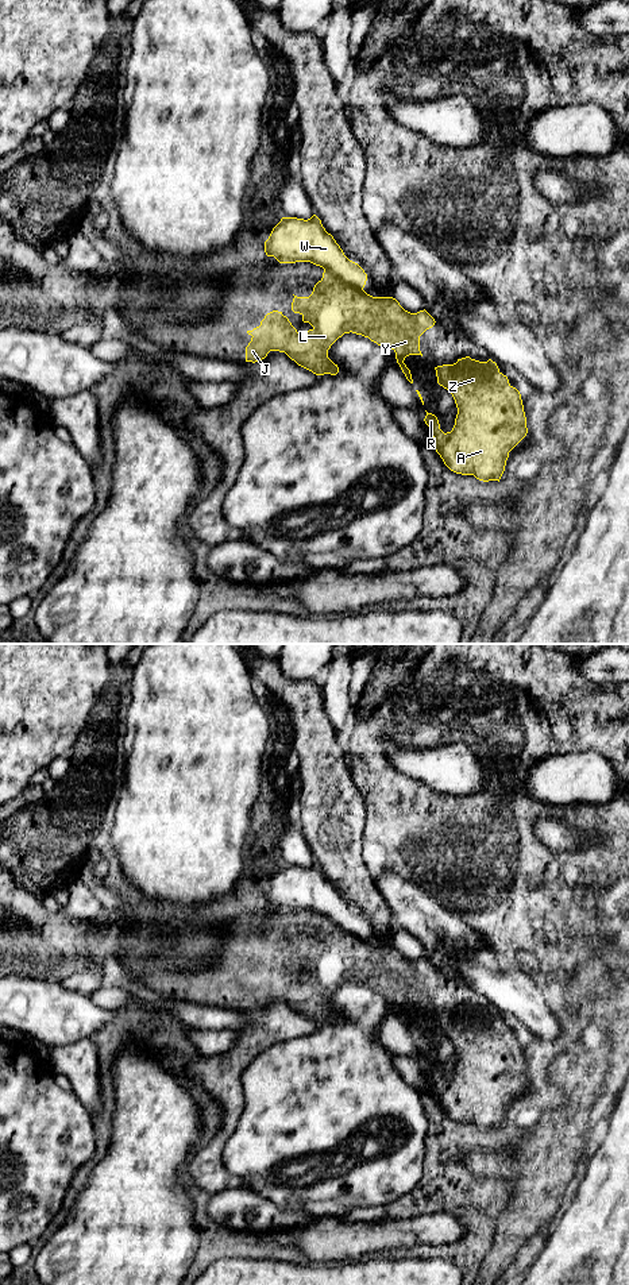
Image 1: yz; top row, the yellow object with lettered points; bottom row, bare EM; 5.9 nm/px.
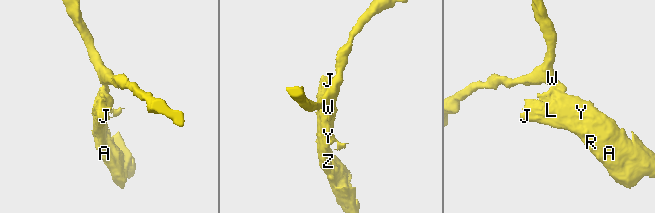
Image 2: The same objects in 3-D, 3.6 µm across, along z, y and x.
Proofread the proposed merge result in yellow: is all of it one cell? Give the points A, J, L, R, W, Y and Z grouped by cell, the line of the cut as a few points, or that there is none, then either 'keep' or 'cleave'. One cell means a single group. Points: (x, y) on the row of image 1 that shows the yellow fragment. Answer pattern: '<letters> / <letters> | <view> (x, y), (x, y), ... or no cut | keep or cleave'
A J L R Y Z / W | yz (324, 267), (344, 282), (362, 288) | cleave

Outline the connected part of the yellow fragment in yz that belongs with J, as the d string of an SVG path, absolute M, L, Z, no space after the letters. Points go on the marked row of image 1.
M324 269L323 278L314 285L309 297L294 296L292 310L300 313L302 321L309 323L313 328L301 336L282 312L273 310L265 316L259 327L247 331L252 337L246 347L246 362L255 363L265 359L270 351L279 351L316 375L336 375L339 367L328 358L328 350L344 333L352 332L368 337L381 346L386 354L389 350L393 350L402 373L413 383L410 370L404 360L409 355L422 356L420 336L436 323L425 309L410 313L395 298L373 297L363 288L344 283L327 269Z

